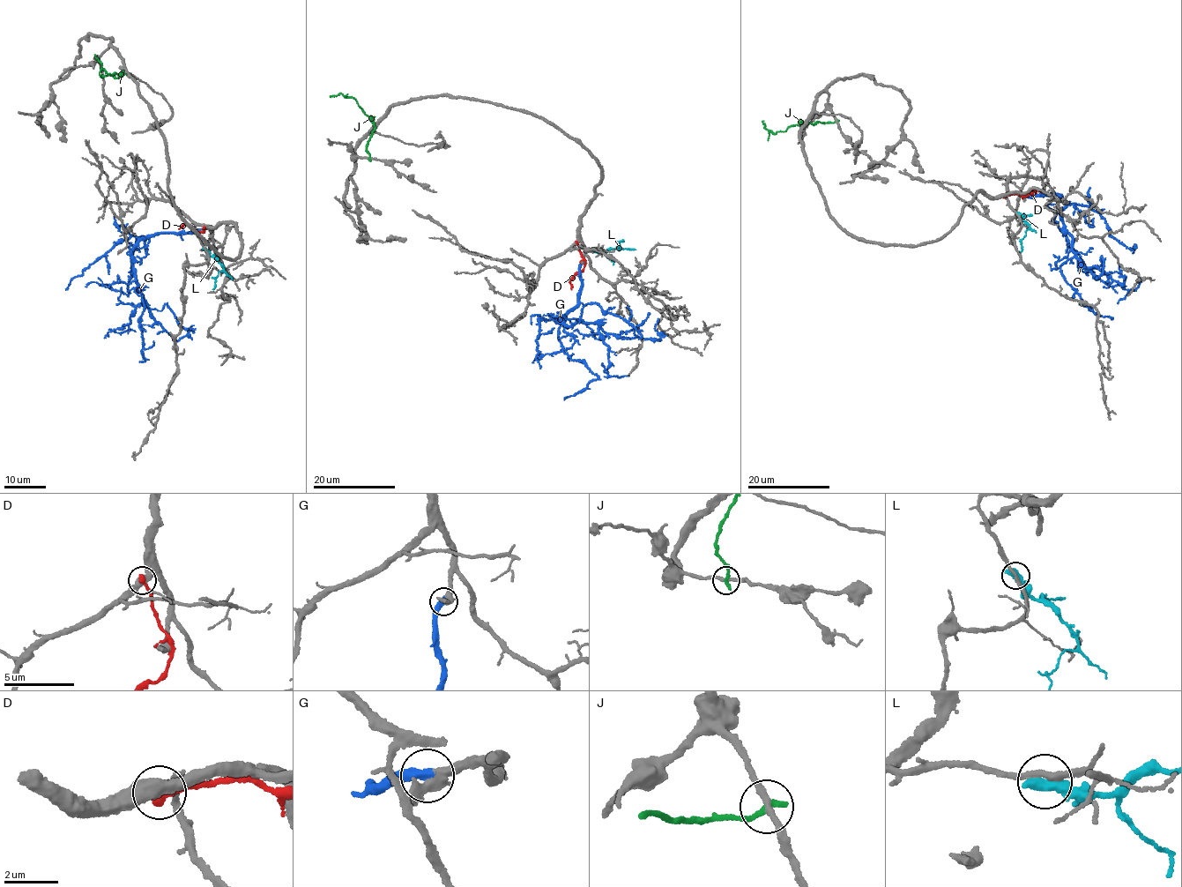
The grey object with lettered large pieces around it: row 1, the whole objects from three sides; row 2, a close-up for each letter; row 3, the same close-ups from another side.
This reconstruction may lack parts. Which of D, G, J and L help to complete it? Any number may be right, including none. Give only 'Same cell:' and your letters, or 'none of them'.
Same cell: G

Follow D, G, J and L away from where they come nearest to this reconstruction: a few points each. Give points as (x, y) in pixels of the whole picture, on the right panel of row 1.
D: (1003, 196), (1029, 194), (1036, 190), (1044, 195)
G: (1024, 195), (1060, 195), (1066, 205), (1060, 217), (1080, 263), (1125, 281), (1116, 271), (1105, 273)
J: (836, 121), (791, 125), (784, 131), (774, 133), (765, 128), (763, 121)
L: (1019, 214), (1025, 217), (1029, 226), (1021, 241), (1020, 251)

